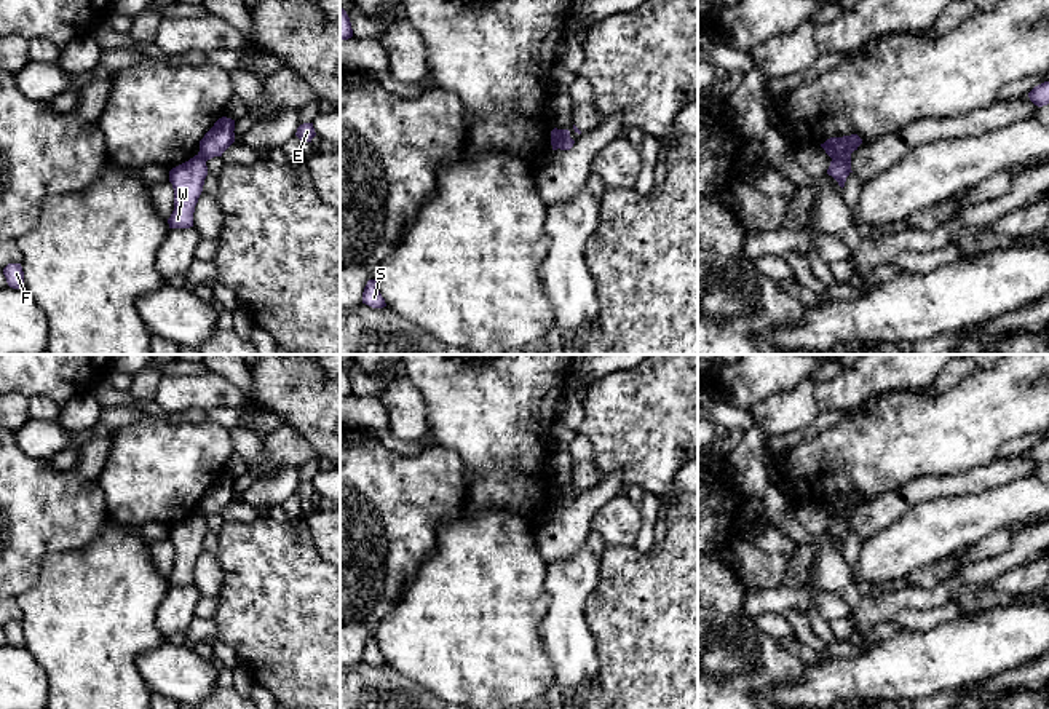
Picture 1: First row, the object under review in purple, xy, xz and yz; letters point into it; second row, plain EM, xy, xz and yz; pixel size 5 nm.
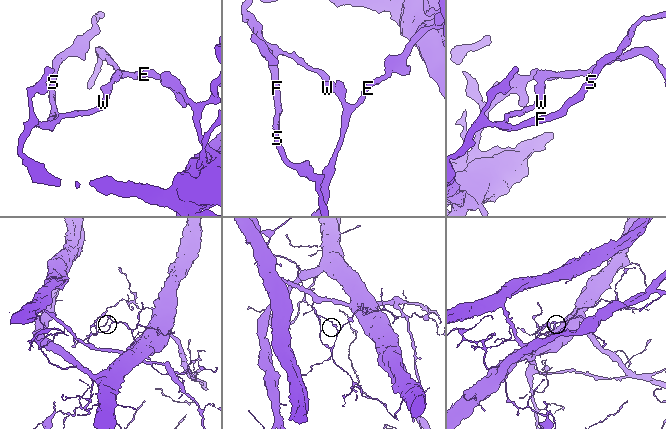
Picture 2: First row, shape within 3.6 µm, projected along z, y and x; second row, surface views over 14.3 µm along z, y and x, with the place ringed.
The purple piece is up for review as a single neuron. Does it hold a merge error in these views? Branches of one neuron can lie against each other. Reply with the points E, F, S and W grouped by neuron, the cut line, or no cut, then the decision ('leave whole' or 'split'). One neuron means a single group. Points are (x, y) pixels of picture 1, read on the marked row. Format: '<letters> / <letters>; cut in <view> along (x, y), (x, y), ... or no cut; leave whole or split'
E / F S W; cut in xz along (561, 130), (558, 147); split

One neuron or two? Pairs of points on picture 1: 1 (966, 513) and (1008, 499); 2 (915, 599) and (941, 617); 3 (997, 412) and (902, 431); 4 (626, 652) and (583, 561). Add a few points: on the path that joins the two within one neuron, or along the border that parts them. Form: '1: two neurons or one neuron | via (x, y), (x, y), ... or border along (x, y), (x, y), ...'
1: one neuron | via (976, 513), (998, 506)
2: two neurons | border along (950, 601), (928, 609), (901, 609), (893, 618)
3: one neuron | via (973, 420), (955, 431), (926, 431)
4: two neurons | border along (604, 550), (597, 583), (586, 601), (586, 623)

